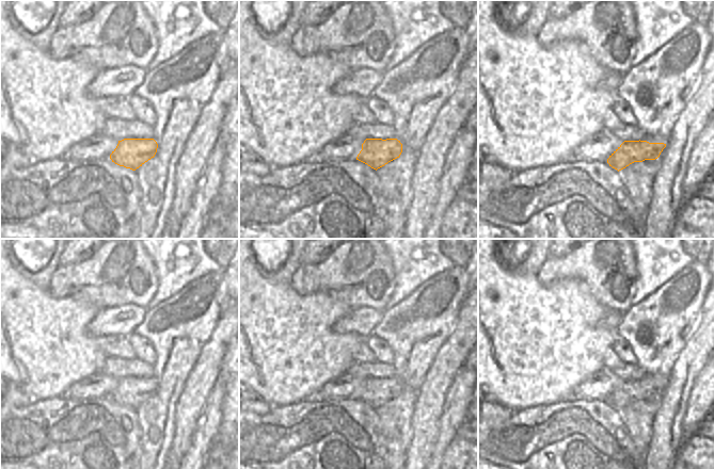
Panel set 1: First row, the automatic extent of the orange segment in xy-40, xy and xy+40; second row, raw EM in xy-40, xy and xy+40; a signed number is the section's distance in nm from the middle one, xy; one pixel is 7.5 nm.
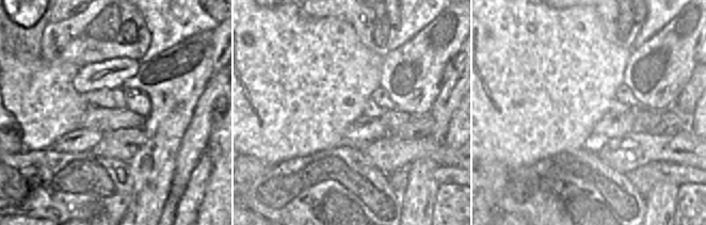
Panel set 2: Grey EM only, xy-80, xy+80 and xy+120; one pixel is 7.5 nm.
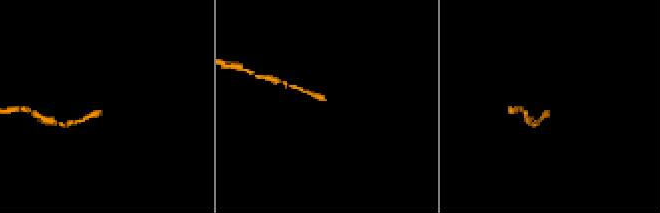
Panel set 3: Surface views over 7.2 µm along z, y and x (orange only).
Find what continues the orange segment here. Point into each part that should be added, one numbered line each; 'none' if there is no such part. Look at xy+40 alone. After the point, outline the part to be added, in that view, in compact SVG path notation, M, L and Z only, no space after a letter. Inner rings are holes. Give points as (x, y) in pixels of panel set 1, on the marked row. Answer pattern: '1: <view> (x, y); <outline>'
none

